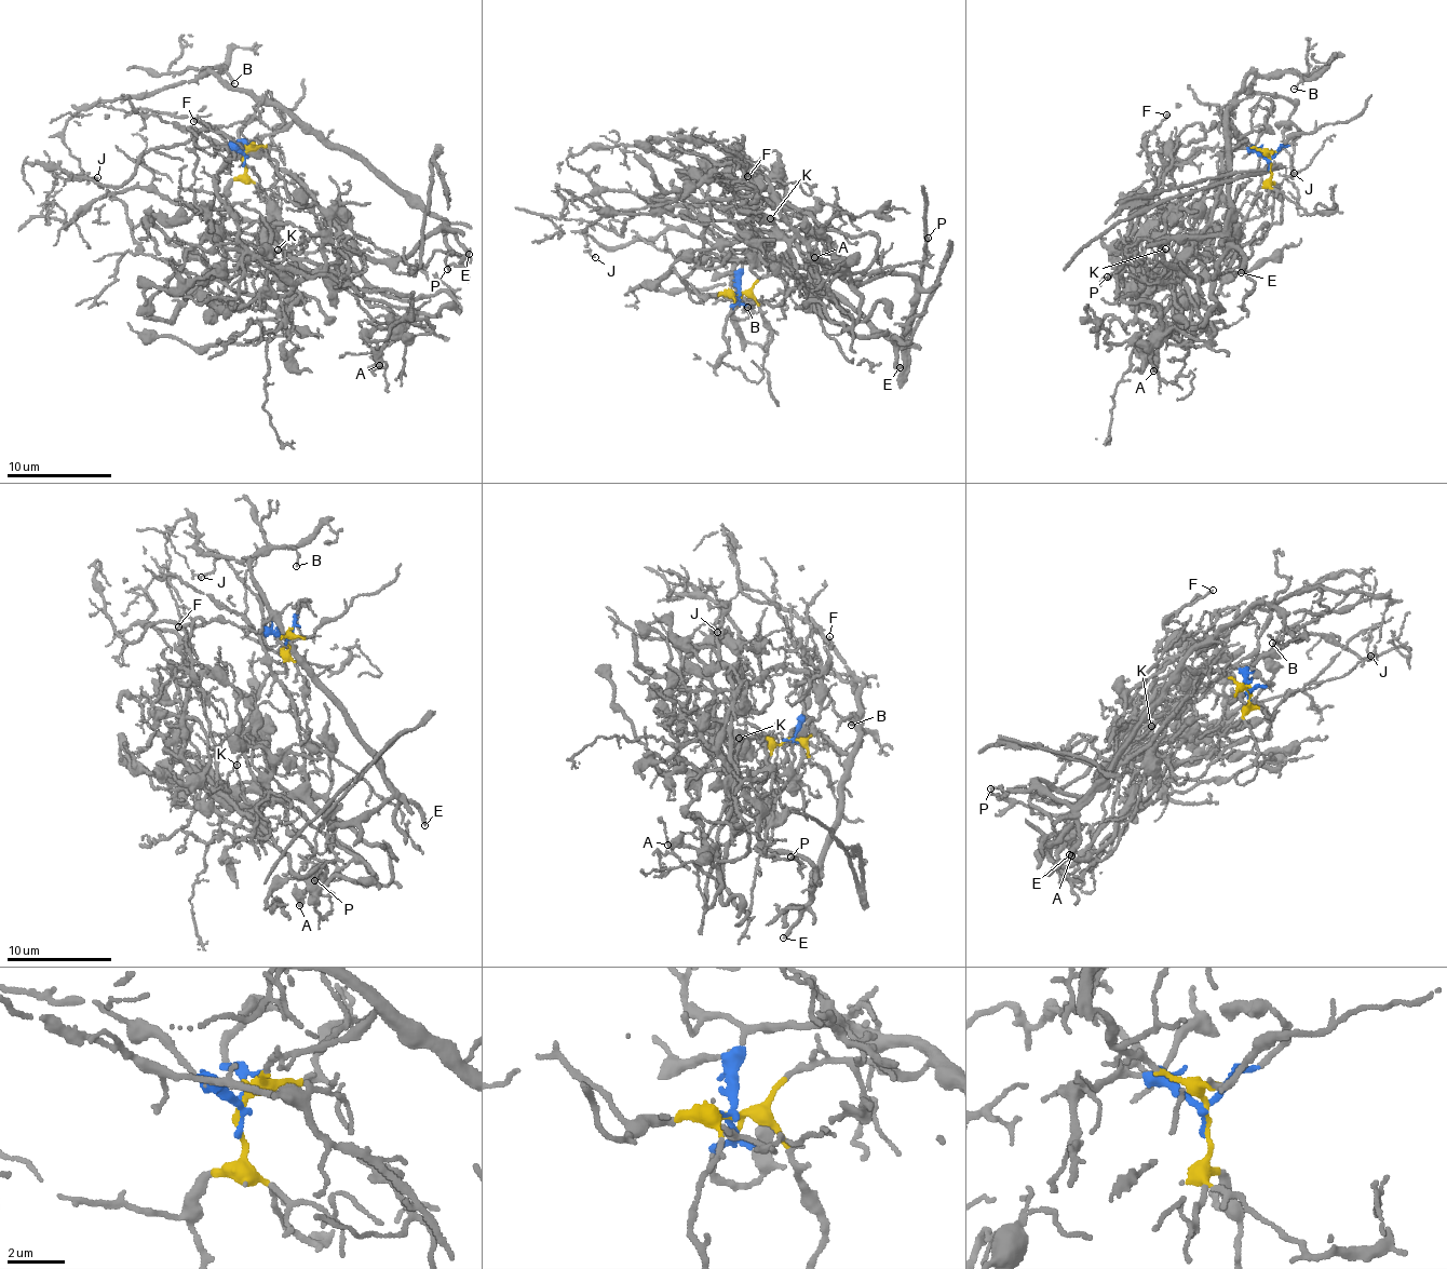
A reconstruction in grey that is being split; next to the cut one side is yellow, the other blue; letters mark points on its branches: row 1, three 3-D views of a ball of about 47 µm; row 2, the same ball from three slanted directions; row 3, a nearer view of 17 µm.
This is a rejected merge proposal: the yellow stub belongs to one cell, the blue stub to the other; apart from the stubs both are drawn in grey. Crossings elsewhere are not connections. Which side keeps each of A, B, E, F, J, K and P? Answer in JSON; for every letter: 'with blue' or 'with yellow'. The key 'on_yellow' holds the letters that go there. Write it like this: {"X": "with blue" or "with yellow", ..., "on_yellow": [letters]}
{"A": "with blue", "B": "with yellow", "E": "with yellow", "F": "with blue", "J": "with yellow", "K": "with blue", "P": "with blue", "on_yellow": ["B", "E", "J"]}

